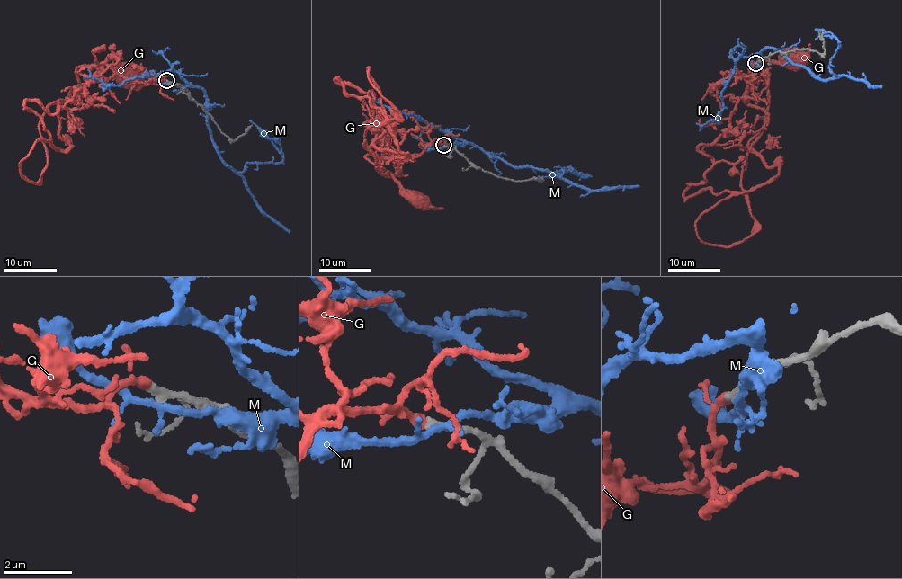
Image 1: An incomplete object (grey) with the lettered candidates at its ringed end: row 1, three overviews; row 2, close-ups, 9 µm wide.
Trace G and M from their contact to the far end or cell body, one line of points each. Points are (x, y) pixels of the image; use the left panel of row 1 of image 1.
G: (166, 80), (148, 84), (104, 65), (84, 65), (75, 76), (84, 84), (114, 56), (129, 76)
M: (167, 82), (202, 89), (211, 138), (222, 160), (242, 172), (247, 162), (276, 164), (282, 156), (249, 120)

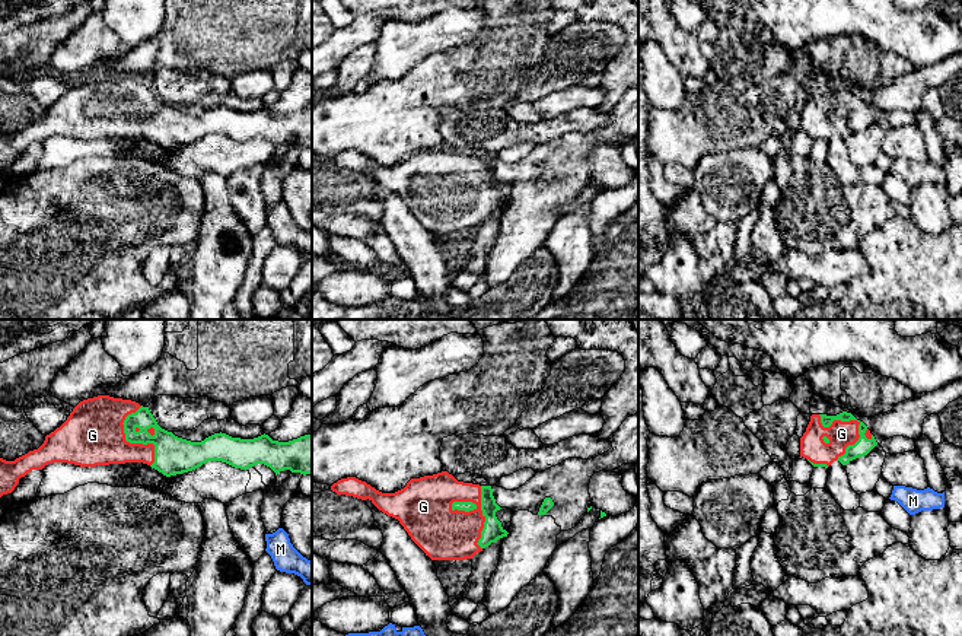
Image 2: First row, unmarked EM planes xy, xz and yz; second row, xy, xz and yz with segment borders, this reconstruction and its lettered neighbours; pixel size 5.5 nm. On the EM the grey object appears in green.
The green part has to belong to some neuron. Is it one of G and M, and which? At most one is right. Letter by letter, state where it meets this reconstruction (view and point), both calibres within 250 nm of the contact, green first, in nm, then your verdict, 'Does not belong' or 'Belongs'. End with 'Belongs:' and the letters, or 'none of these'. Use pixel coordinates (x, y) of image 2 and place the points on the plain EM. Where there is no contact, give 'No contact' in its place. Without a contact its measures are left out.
G: Touches green at yz (856, 92). Thickness 90 nm (green) against 140 nm. Belongs
M: No contact. Does not belong
Belongs: G

